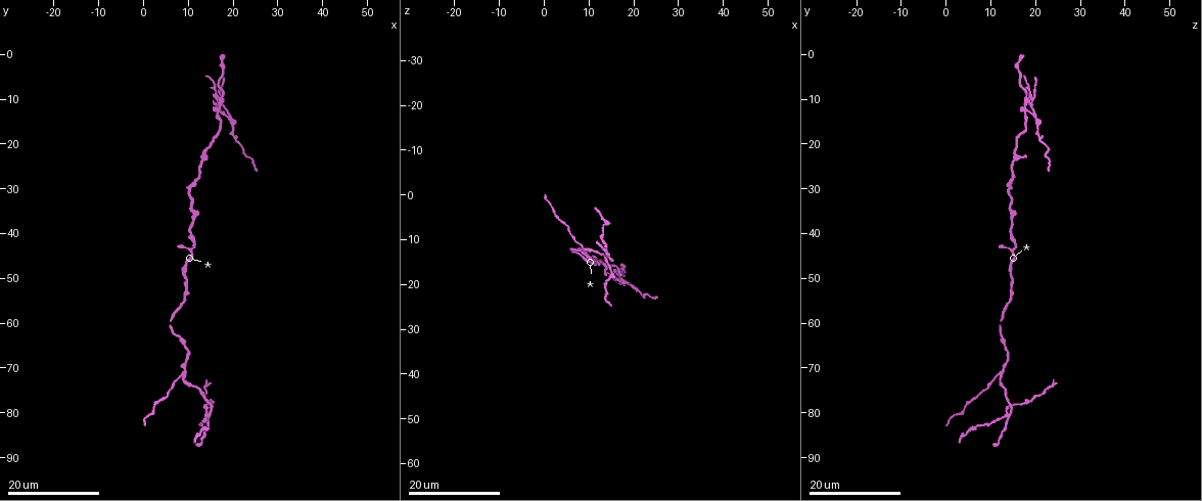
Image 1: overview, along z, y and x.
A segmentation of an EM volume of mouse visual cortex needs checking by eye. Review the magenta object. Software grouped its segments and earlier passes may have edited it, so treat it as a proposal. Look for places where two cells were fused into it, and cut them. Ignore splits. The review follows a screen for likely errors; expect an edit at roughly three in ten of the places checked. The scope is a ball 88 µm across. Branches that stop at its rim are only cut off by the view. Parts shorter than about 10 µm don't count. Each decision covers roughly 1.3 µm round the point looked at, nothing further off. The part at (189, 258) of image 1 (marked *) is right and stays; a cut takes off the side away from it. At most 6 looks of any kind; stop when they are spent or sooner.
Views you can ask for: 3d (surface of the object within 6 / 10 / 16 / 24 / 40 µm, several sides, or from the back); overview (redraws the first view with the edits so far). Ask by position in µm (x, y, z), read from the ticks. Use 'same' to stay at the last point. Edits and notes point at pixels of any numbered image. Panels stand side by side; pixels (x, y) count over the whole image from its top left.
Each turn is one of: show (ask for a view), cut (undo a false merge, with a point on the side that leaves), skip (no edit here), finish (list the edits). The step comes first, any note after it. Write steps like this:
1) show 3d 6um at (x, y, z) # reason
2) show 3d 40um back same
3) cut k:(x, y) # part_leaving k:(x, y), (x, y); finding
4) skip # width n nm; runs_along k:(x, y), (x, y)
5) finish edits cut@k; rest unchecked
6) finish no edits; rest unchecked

show 3d 24um at (10.5, 34.5, 14.0) # thick turns thin

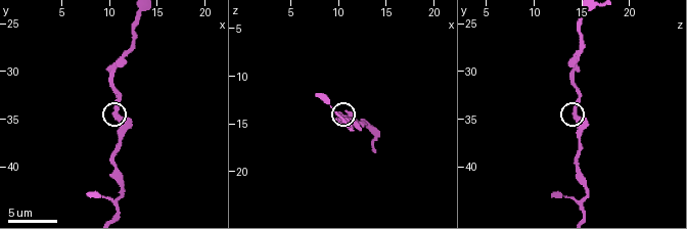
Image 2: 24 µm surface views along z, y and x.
show 3d 6um at (10.6, 34.2, 14.2)

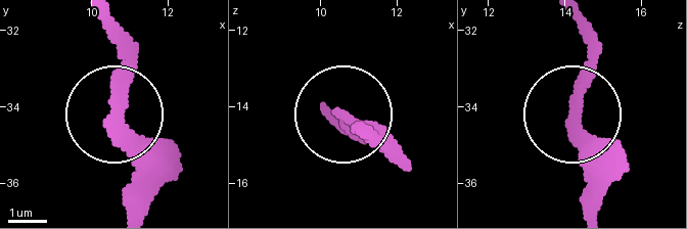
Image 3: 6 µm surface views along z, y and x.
skip # runs_along 3:(587, 205), (587, 147), (567, 108), (587, 24); one cell here

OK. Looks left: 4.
show 3d 24um at (8.5, 71.5, 11.5) # branch point

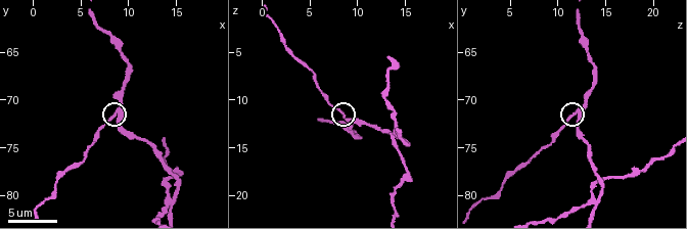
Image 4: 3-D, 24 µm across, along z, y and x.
show 3d 10um at (8.8, 71.4, 12.0)

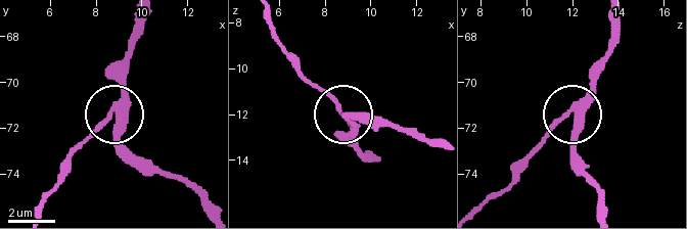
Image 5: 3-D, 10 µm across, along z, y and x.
cut 5:(98, 128) # width 220 nm; part_leaving 5:(112, 110), (74, 155), (42, 209); two cells meet here

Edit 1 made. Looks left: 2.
finish edits cut@5; rest unchecked

